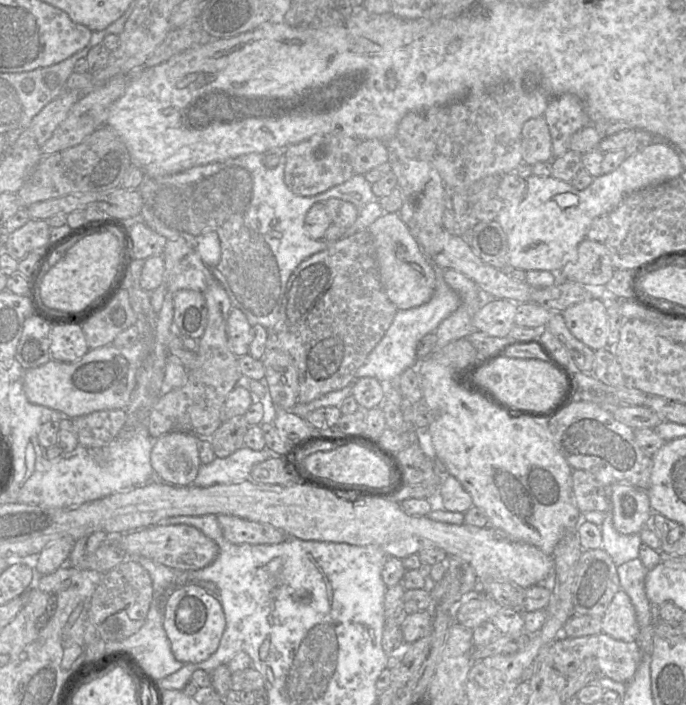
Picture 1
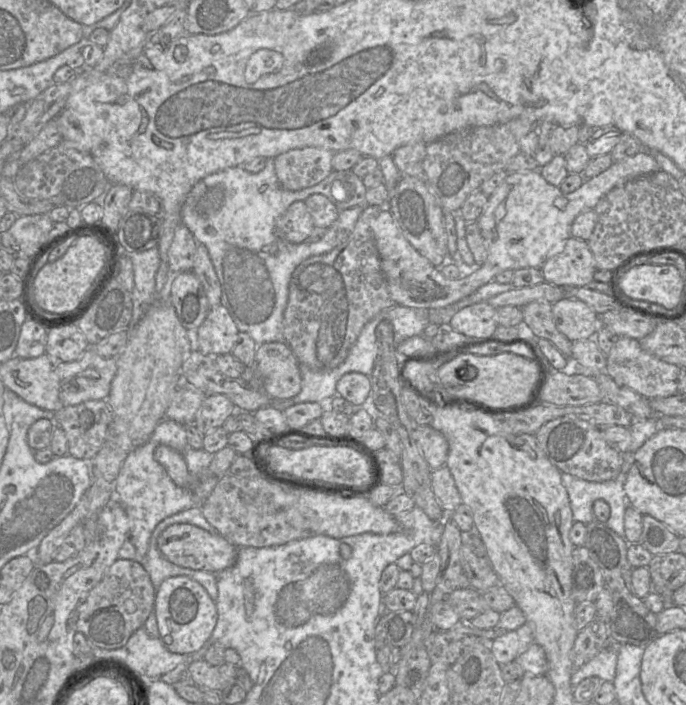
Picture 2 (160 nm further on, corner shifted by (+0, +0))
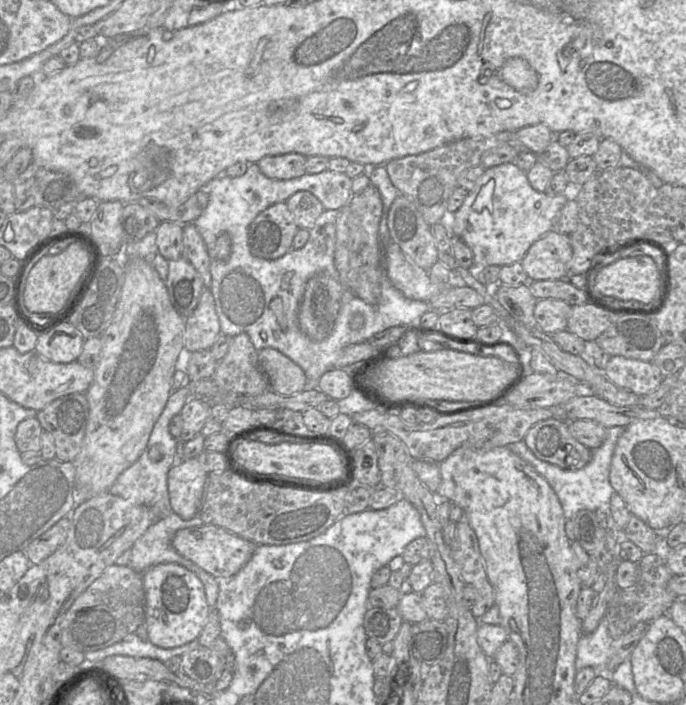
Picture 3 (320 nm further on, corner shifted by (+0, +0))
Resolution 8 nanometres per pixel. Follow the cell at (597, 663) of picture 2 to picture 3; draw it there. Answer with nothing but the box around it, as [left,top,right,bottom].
[576,613,613,670]

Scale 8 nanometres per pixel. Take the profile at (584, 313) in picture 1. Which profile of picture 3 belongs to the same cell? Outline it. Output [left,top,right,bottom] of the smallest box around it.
[534,299,571,334]

